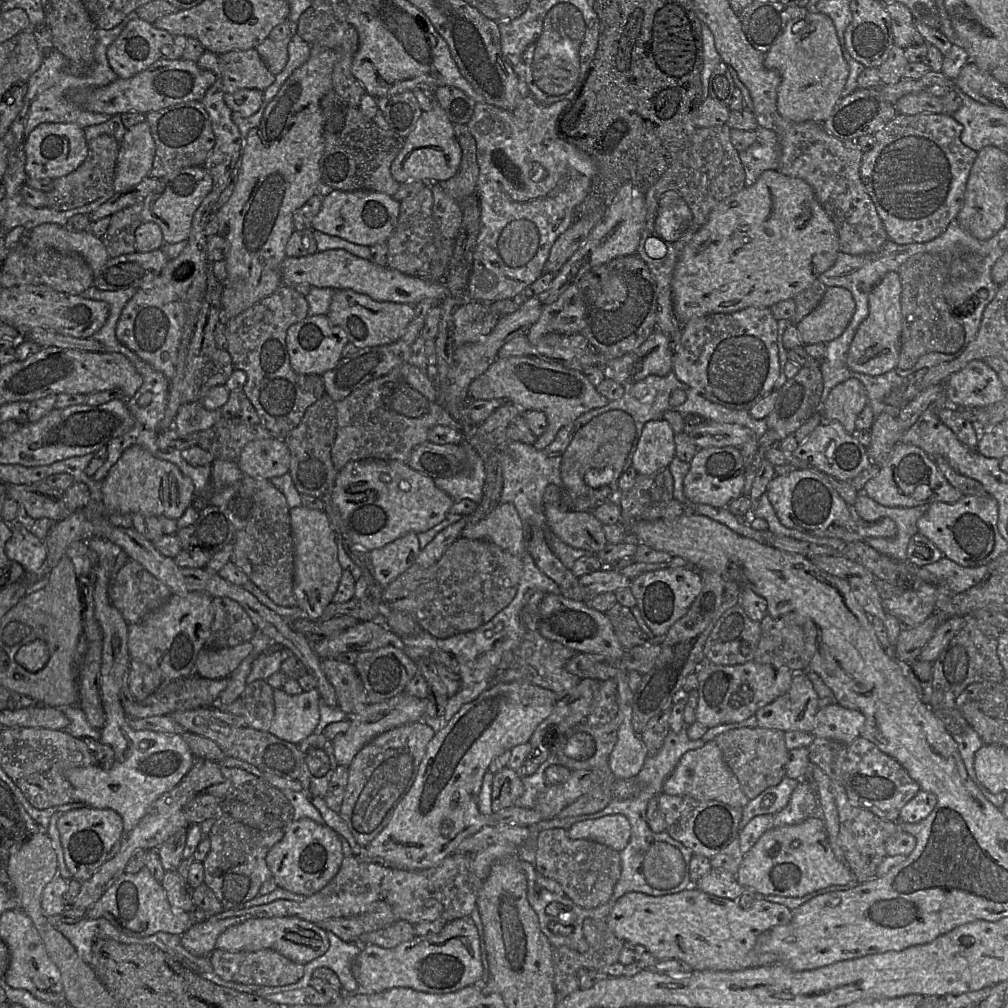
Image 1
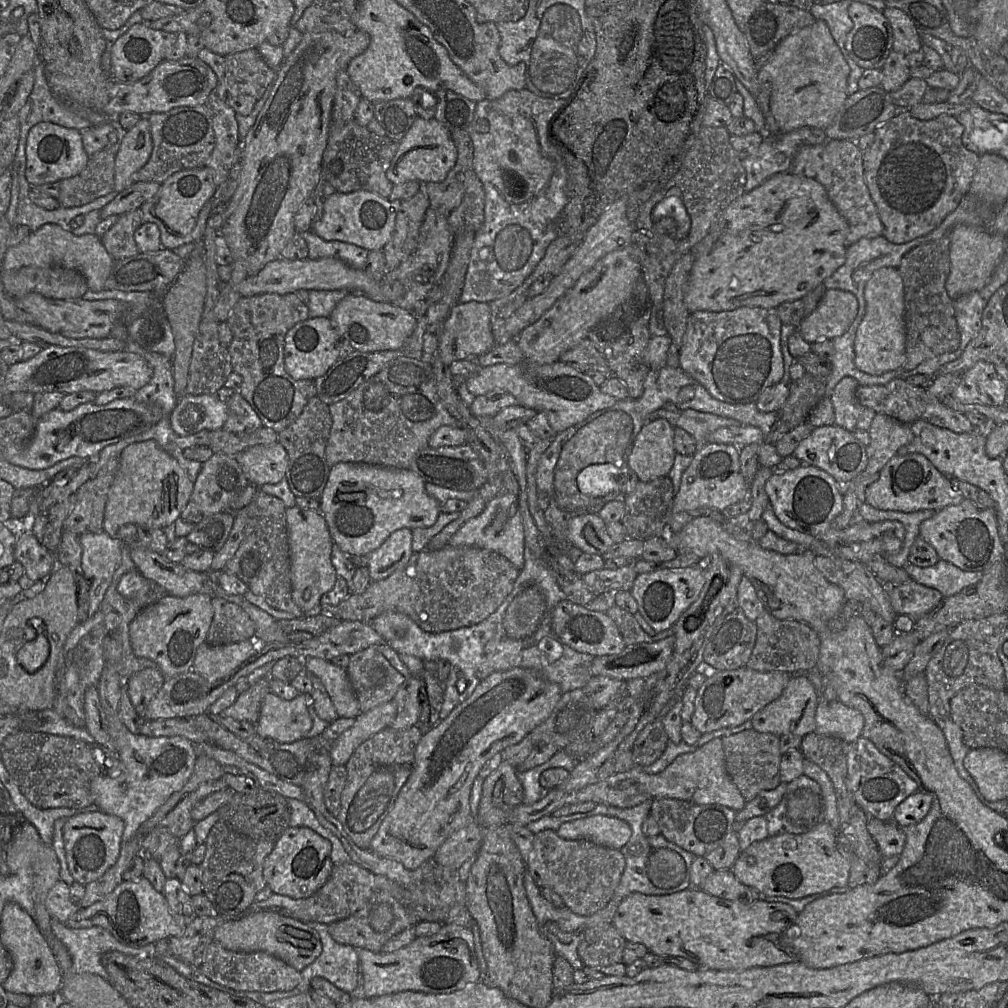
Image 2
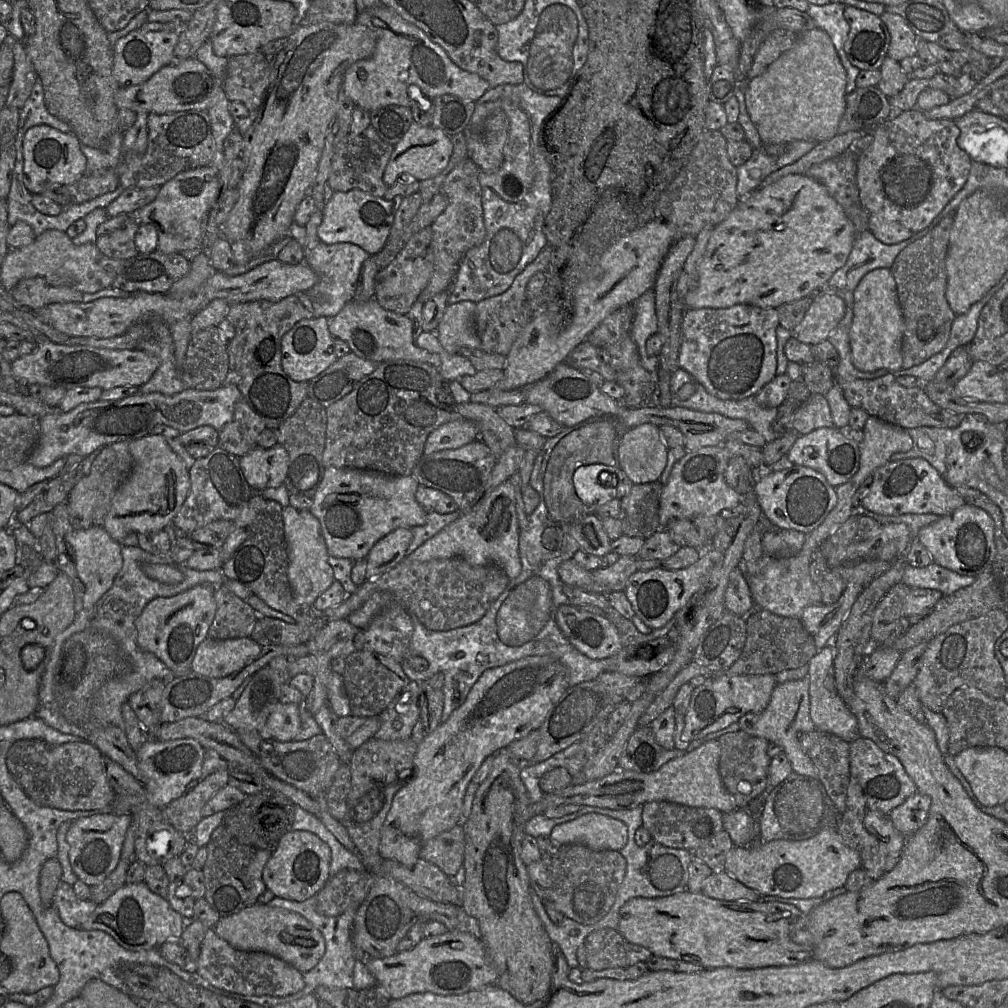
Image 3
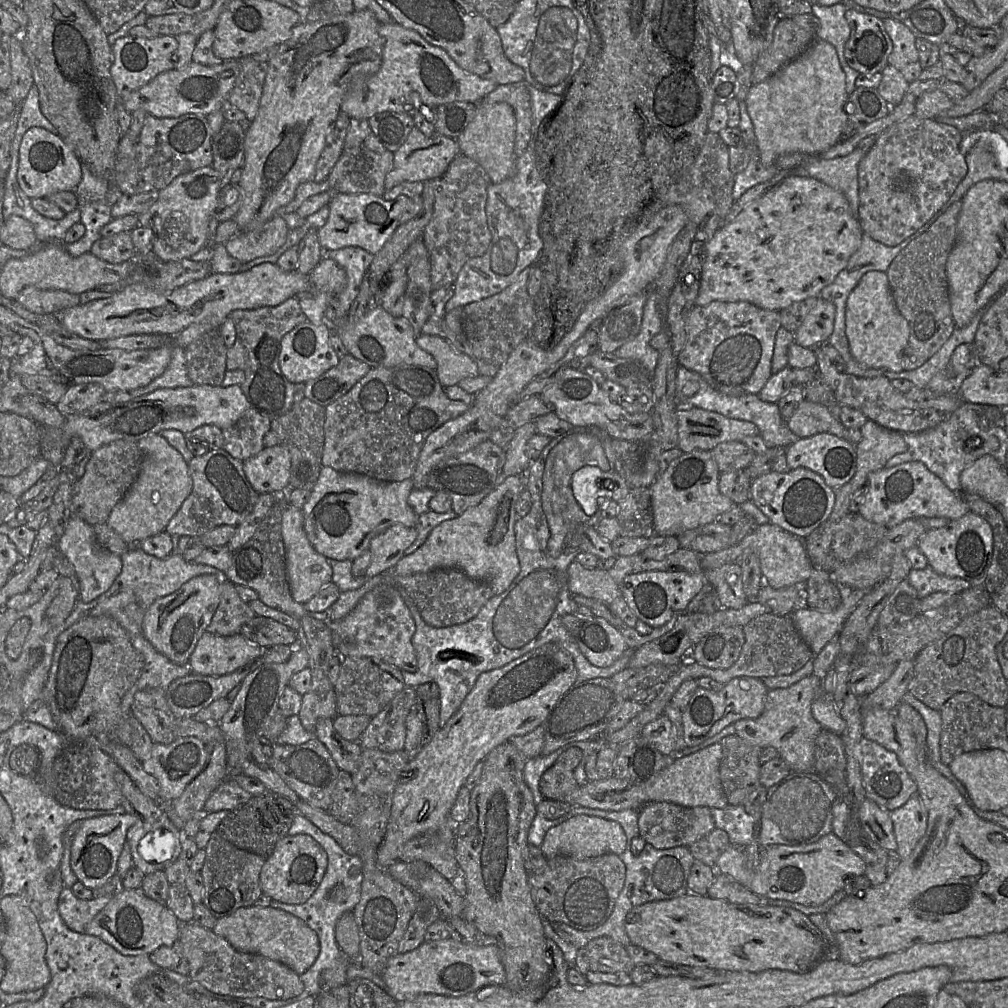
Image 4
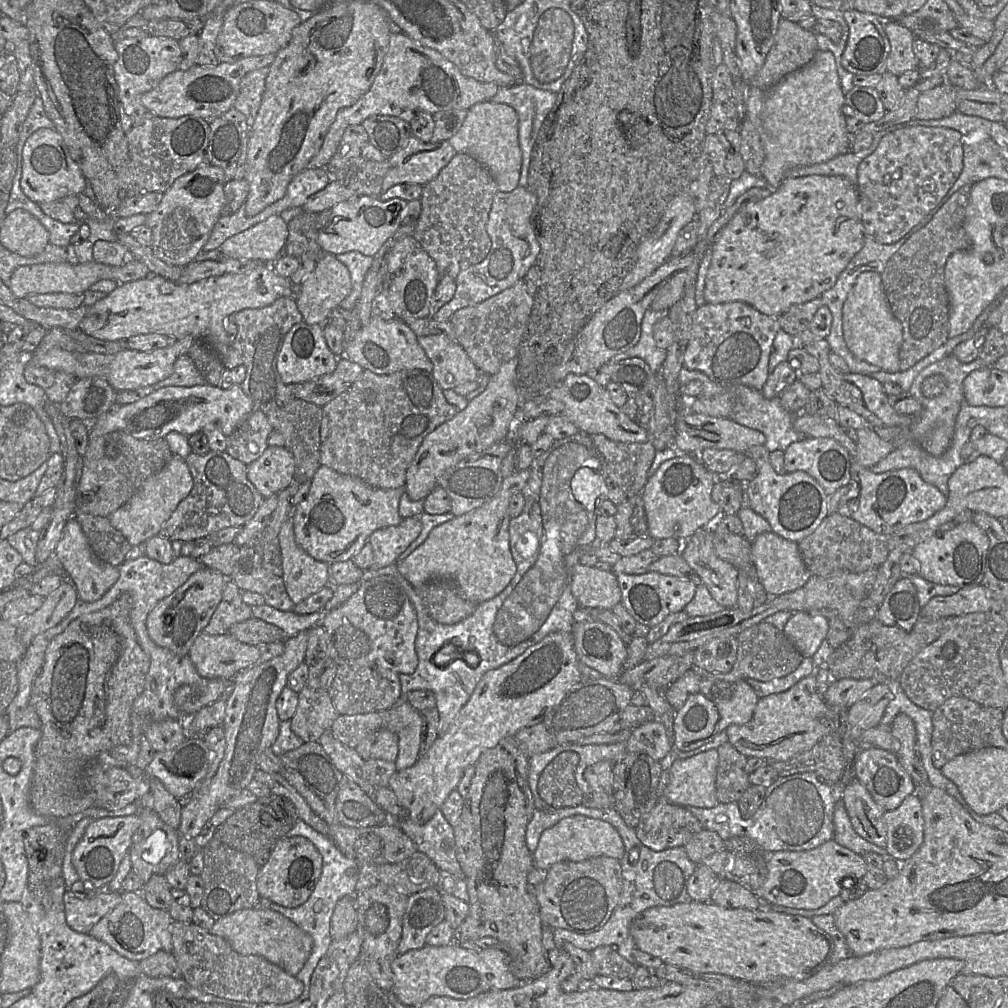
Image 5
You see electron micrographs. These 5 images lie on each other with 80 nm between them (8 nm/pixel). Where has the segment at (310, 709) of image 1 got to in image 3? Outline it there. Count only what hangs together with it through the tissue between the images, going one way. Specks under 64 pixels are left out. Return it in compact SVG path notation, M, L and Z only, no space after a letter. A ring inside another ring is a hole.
M278 701L259 730L263 740L292 741L301 730L300 705Z

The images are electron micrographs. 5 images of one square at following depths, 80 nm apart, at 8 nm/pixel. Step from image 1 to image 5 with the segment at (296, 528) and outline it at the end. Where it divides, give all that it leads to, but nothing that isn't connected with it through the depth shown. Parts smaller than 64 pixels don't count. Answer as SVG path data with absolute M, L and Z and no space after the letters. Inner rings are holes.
M289 517L282 525L279 533L282 557L284 584L292 601L296 604L330 585L330 565L311 557L296 542L293 517Z

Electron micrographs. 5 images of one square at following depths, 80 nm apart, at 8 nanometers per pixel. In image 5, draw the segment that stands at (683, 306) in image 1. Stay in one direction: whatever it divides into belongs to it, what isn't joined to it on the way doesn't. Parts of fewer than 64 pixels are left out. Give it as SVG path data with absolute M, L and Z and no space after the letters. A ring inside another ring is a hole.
M810 175L786 178L768 197L758 202L748 203L741 208L713 242L712 260L705 280L705 302L718 304L729 301L741 301L751 305L765 315L782 315L791 306L811 301L832 288L851 259L863 248L865 238L866 235L859 215L859 194L855 185L840 176Z

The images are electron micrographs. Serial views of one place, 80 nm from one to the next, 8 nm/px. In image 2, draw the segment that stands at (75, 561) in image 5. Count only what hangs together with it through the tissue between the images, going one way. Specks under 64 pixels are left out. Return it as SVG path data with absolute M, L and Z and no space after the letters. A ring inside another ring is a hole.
M104 530L79 535L83 576L89 580L89 616L96 613L121 562L122 542Z

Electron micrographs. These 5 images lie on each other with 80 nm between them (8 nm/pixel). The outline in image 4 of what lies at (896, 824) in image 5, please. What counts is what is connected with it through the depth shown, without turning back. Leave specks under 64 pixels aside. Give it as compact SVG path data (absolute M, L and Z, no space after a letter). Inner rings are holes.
M918 795L903 806L890 811L897 842L894 852L900 859L908 857L927 829L928 812Z

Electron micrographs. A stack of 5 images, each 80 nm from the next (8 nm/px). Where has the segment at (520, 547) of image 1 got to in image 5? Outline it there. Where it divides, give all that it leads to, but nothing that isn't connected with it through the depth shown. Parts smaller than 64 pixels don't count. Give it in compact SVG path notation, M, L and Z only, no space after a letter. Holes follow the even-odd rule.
M530 469L505 477L498 493L481 507L435 527L421 546L396 563L400 574L414 587L432 580L452 582L461 595L477 604L500 594L517 571L510 549L509 503L529 477Z

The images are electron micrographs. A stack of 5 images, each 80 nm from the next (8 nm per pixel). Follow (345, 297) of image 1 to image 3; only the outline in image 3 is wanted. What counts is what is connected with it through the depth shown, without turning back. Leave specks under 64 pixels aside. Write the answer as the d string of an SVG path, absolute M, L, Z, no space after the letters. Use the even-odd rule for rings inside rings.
M376 299L367 302L352 300L347 303L335 317L329 320L329 331L334 338L345 341L352 353L377 364L410 360L427 363L437 369L441 365L438 354L429 353L415 344L412 321L406 315L382 308Z

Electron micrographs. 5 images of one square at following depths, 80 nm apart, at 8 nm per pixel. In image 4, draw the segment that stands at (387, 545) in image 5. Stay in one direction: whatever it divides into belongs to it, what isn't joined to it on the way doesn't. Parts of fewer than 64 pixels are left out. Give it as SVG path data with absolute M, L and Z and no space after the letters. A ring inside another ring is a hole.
M395 524L370 542L371 564L366 571L366 577L394 571L394 567L405 556L405 551L418 536L416 527Z

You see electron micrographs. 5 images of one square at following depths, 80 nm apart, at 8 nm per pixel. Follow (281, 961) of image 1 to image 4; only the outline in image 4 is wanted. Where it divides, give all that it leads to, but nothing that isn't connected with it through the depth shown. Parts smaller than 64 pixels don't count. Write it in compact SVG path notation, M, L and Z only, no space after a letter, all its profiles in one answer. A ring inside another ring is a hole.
M196 922L180 924L178 943L189 964L188 976L214 993L286 1000L299 996L304 990L300 975L286 965L260 954L240 952L225 938Z

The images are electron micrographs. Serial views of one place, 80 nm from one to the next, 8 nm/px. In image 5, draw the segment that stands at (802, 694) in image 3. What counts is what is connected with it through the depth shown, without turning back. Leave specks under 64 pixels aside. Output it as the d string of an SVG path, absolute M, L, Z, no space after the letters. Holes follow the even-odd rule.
M813 675L802 678L790 689L758 700L752 719L743 725L732 724L725 730L730 742L741 754L768 761L788 761L810 750L838 726L841 709L826 704L819 694Z

